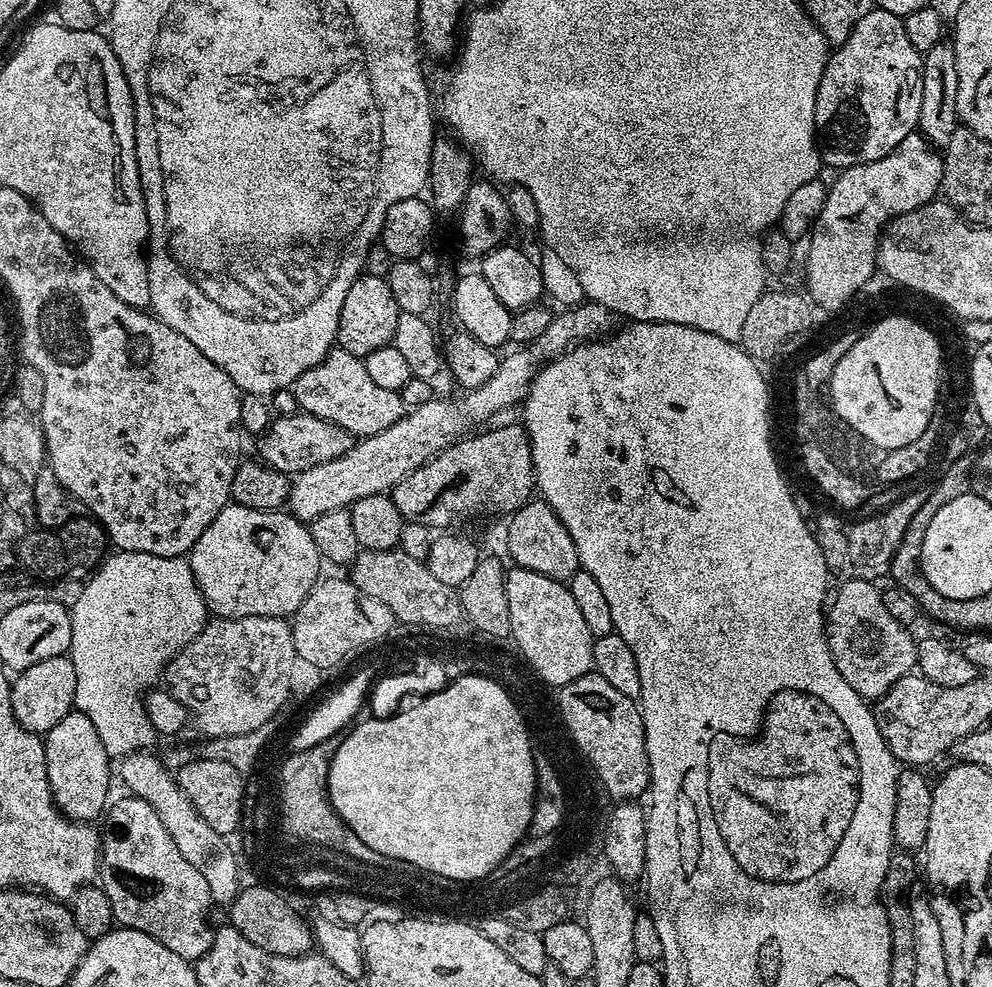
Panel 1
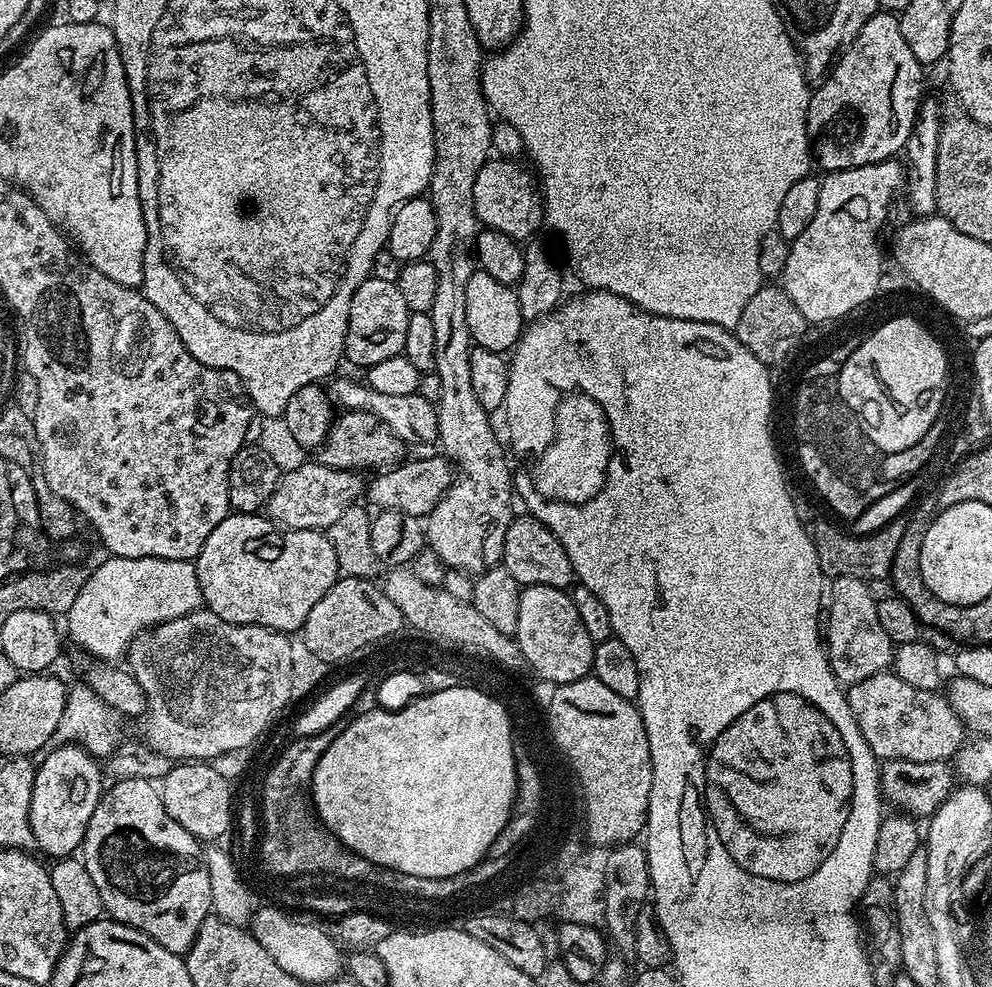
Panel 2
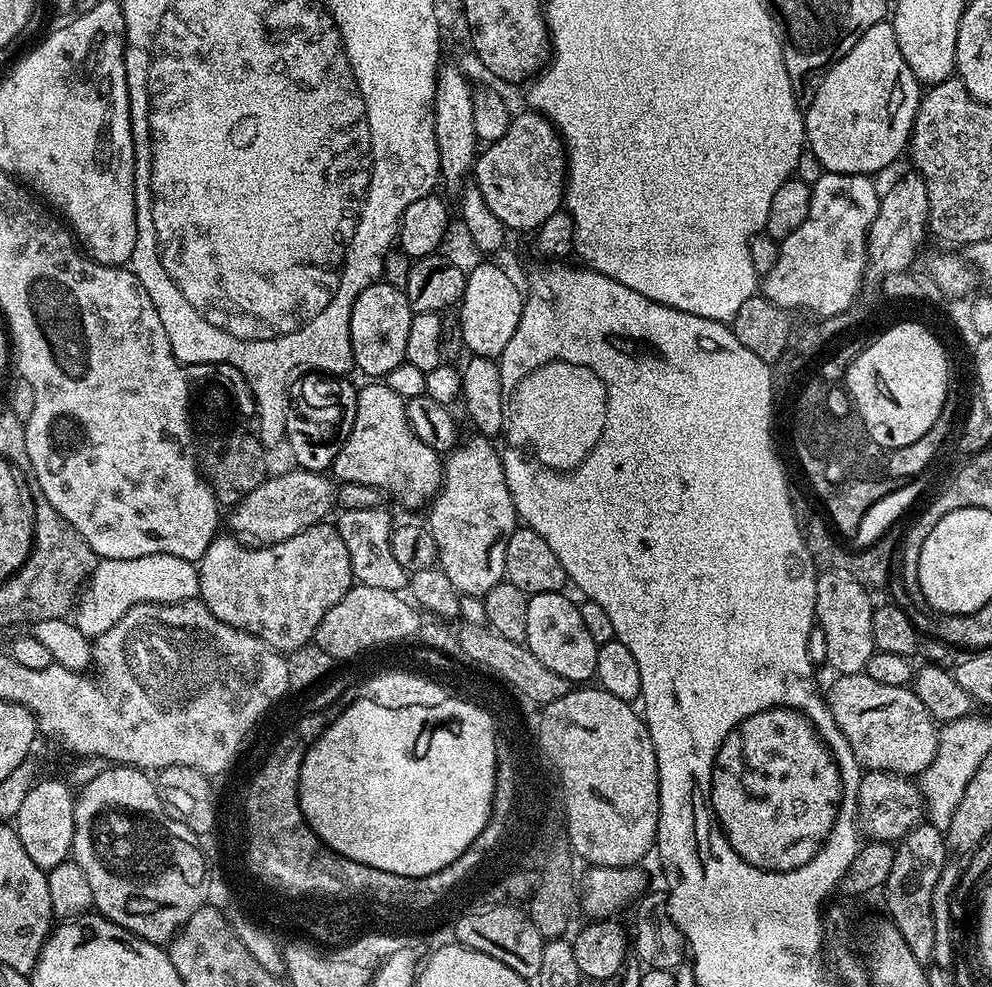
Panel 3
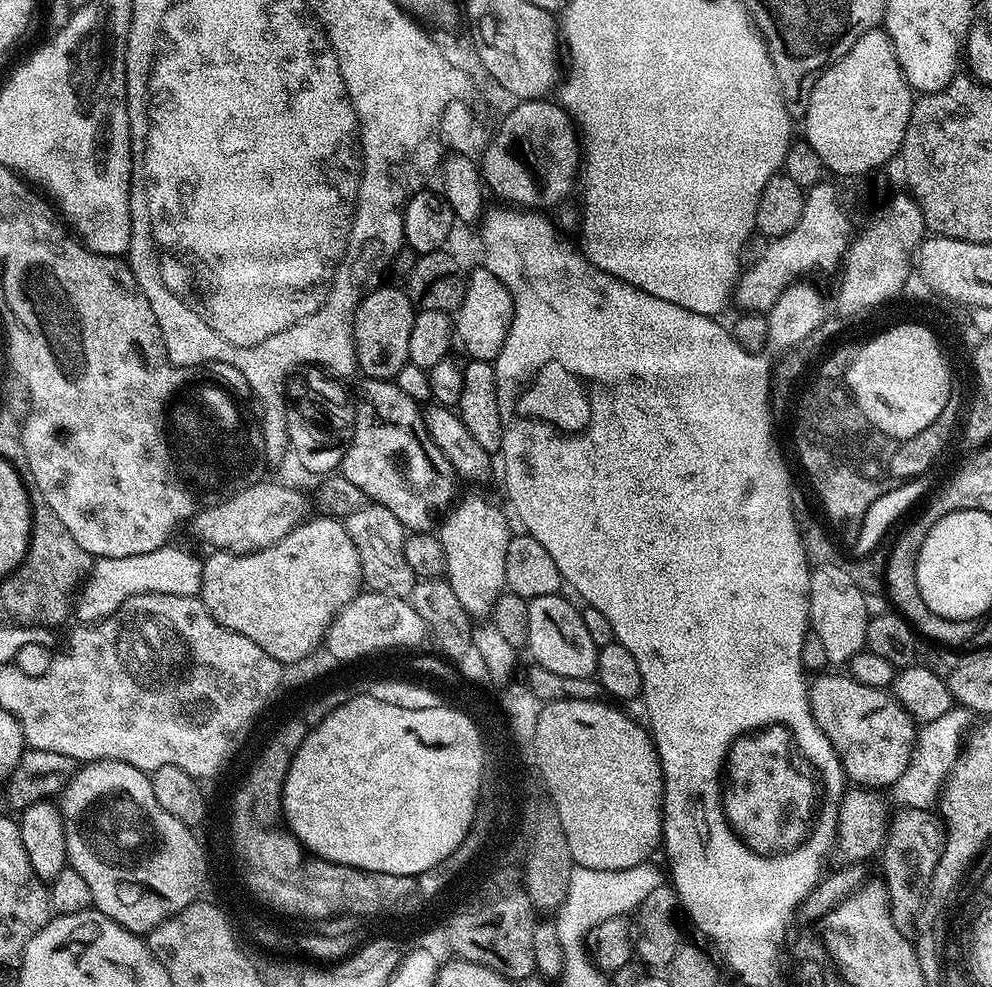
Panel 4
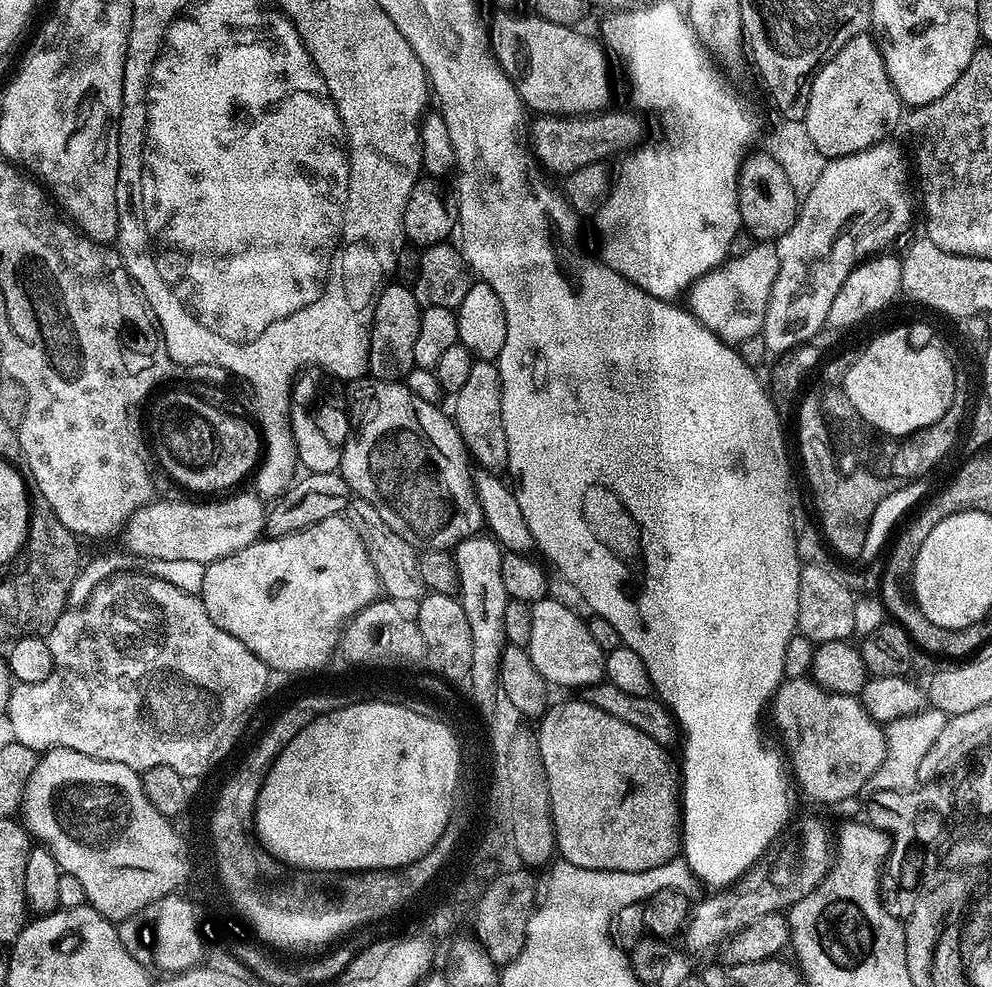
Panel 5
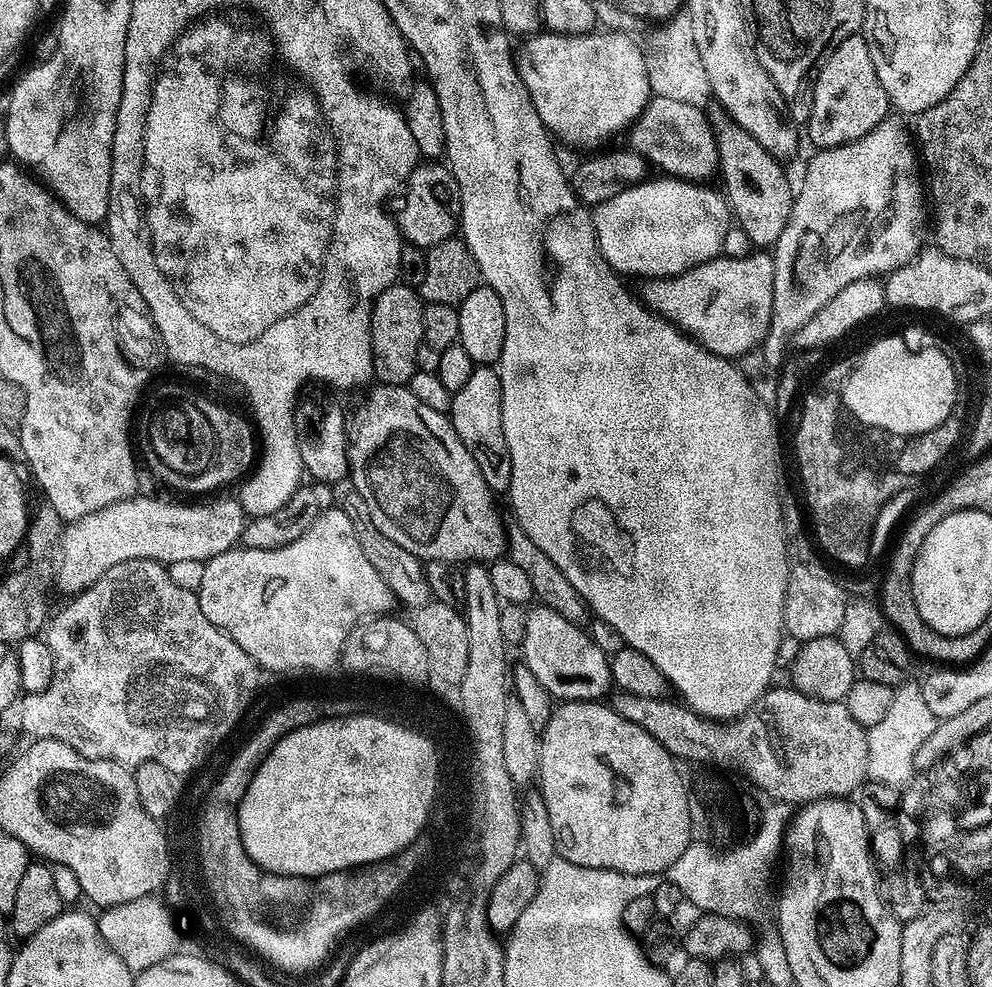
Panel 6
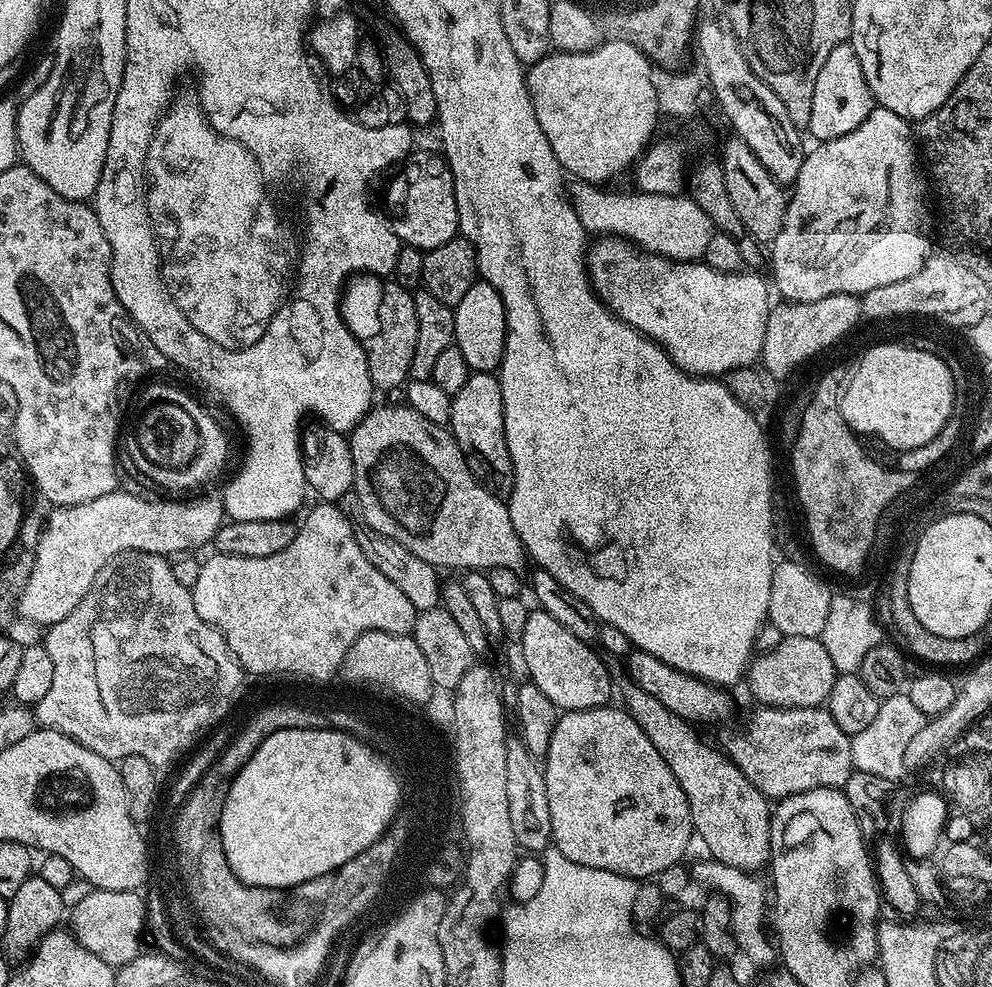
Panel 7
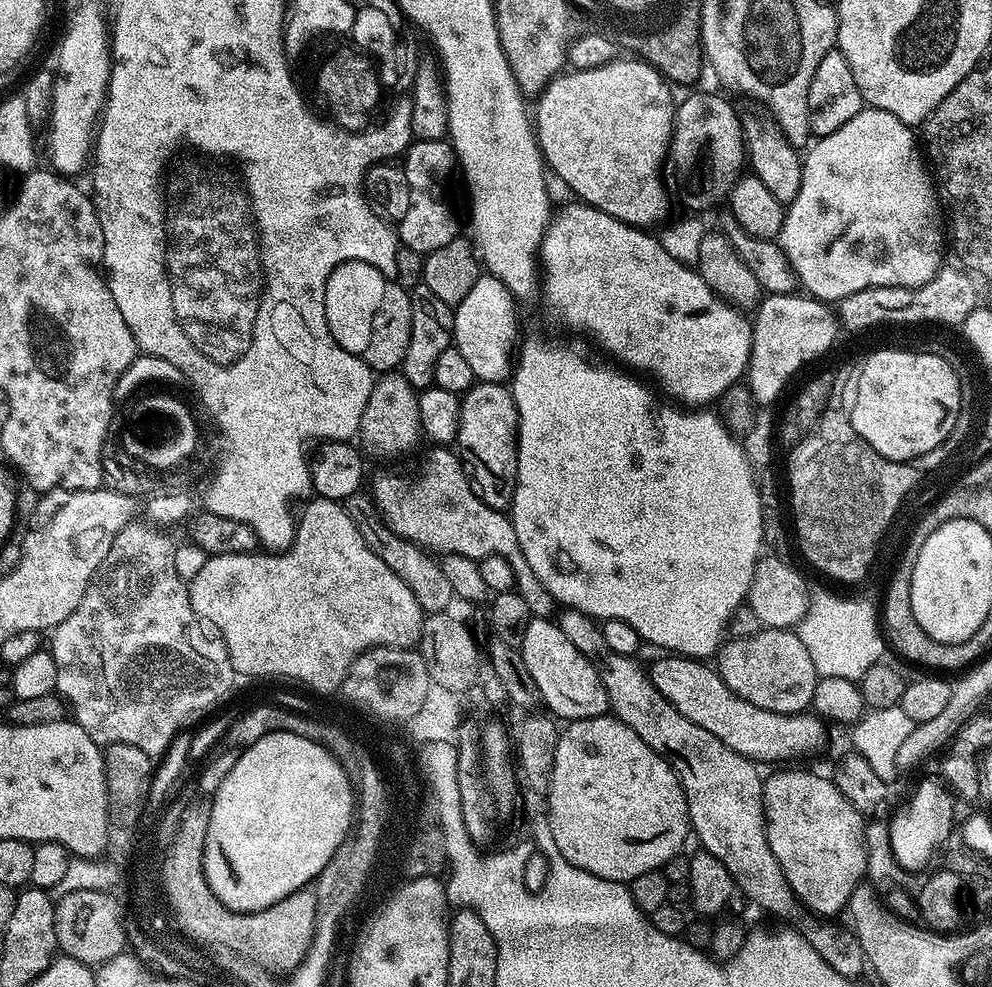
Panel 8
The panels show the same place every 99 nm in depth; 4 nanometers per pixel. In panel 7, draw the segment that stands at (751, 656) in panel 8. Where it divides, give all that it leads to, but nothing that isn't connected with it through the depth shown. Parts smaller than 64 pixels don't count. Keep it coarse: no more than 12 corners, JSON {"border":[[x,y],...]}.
{"border":[[786,636],[751,661],[770,708],[827,705],[837,678],[823,639]]}

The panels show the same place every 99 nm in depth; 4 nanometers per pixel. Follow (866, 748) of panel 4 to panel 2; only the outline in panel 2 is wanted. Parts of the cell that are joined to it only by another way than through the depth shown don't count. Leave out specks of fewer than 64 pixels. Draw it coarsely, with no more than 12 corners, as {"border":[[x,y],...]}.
{"border":[[891,670],[846,695],[881,762],[948,762],[964,724]]}

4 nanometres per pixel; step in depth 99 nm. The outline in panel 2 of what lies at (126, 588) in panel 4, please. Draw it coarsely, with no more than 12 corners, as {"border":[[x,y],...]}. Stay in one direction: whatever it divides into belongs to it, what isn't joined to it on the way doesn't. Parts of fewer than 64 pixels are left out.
{"border":[[109,555],[66,632],[116,662],[201,607],[190,560]]}

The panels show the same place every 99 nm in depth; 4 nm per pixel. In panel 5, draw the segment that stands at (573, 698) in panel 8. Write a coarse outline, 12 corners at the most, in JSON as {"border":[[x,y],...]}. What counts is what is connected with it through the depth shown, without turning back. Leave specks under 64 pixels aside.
{"border":[[560,600],[532,605],[527,649],[549,685],[605,679],[588,621]]}

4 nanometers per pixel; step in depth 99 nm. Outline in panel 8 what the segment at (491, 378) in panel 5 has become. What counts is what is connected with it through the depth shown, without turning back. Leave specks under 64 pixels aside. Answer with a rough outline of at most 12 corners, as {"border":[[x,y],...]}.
{"border":[[507,383],[463,393],[454,444],[482,502],[511,509],[516,403]]}

